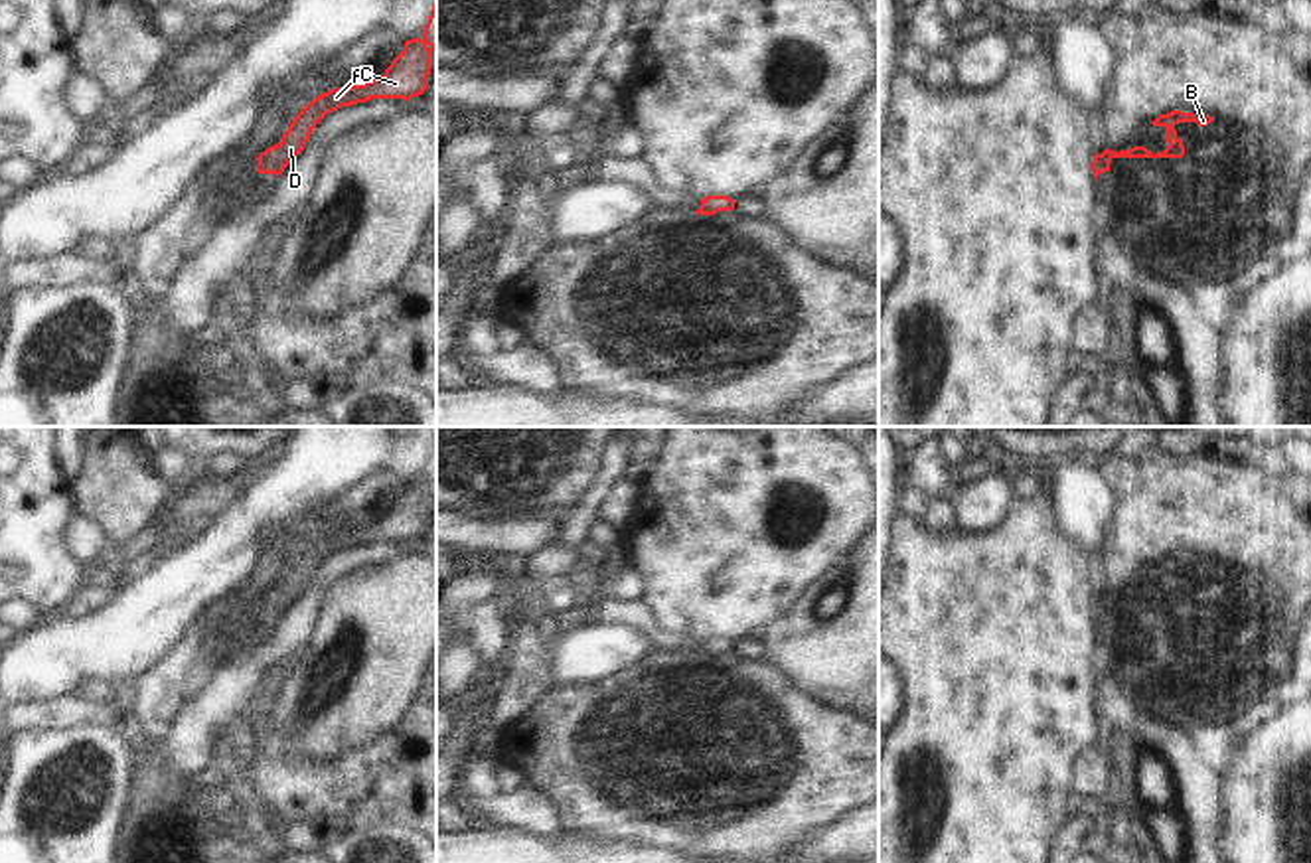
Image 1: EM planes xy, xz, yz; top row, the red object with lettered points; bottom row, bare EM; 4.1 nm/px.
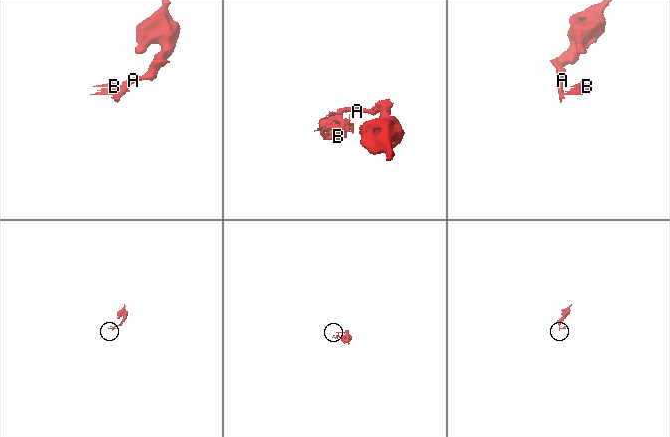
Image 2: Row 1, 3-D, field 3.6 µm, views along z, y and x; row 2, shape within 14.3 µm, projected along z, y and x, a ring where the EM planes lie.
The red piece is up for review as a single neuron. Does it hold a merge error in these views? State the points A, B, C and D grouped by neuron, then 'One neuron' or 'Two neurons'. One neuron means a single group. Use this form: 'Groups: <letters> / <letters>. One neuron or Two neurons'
Groups: A C D / B. Two neurons.

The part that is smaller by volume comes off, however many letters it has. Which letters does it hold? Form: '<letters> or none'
B

